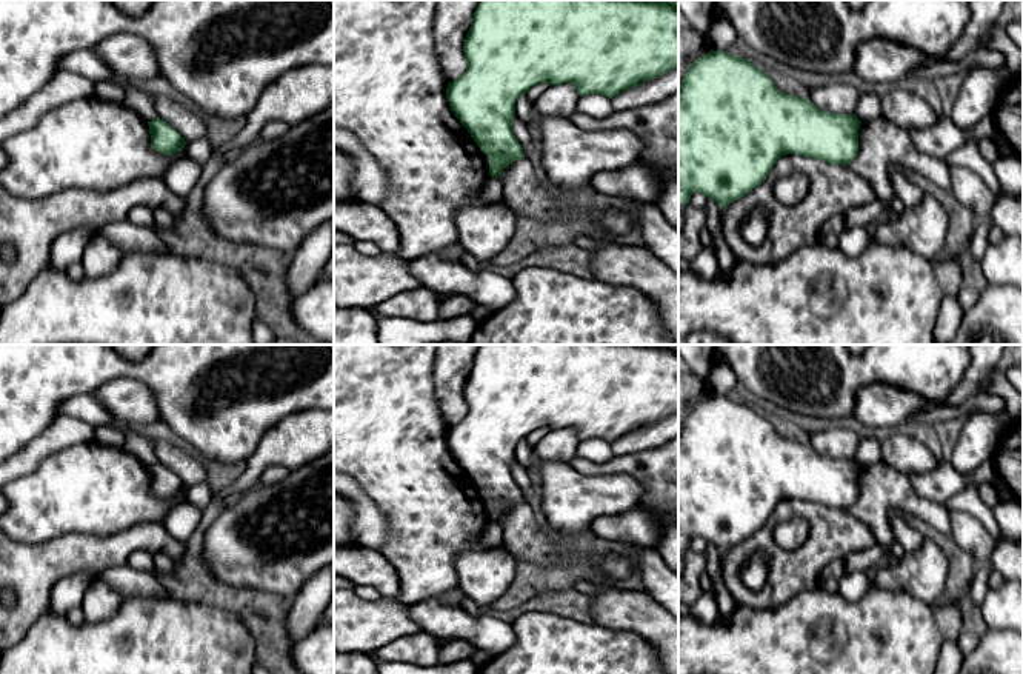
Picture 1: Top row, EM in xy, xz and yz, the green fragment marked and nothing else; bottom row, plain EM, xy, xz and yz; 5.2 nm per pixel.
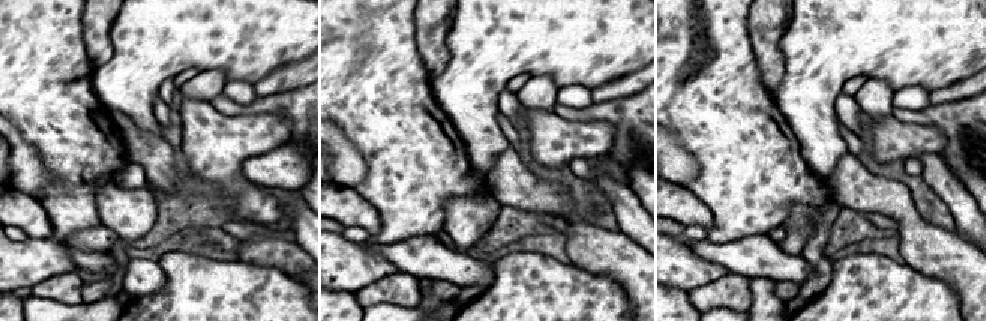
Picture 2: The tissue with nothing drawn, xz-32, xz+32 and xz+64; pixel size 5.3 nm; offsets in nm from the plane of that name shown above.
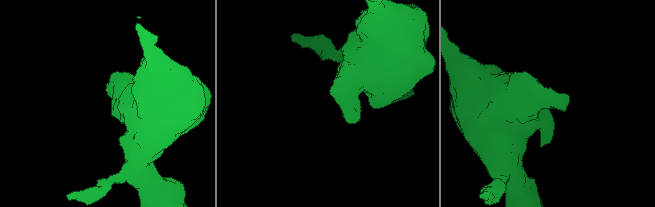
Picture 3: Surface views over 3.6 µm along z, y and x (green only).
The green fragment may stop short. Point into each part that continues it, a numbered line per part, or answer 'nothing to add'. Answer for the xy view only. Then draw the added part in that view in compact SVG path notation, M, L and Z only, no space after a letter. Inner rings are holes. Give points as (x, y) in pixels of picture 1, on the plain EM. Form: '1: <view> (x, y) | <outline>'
nothing to add

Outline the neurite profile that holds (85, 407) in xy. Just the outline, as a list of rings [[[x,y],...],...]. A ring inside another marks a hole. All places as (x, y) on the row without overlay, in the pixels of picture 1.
[[[92,394],[74,395],[65,400],[60,406],[60,414],[82,419],[94,428],[103,425],[117,425],[125,432],[123,449],[135,455],[143,465],[155,465],[157,455],[154,445],[140,429],[134,426],[120,425]]]

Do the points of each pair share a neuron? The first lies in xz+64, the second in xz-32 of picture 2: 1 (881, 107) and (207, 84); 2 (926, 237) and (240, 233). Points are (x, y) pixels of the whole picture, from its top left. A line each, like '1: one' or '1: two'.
1: one
2: two

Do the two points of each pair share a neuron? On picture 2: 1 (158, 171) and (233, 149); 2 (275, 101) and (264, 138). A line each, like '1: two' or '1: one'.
1: two
2: two

